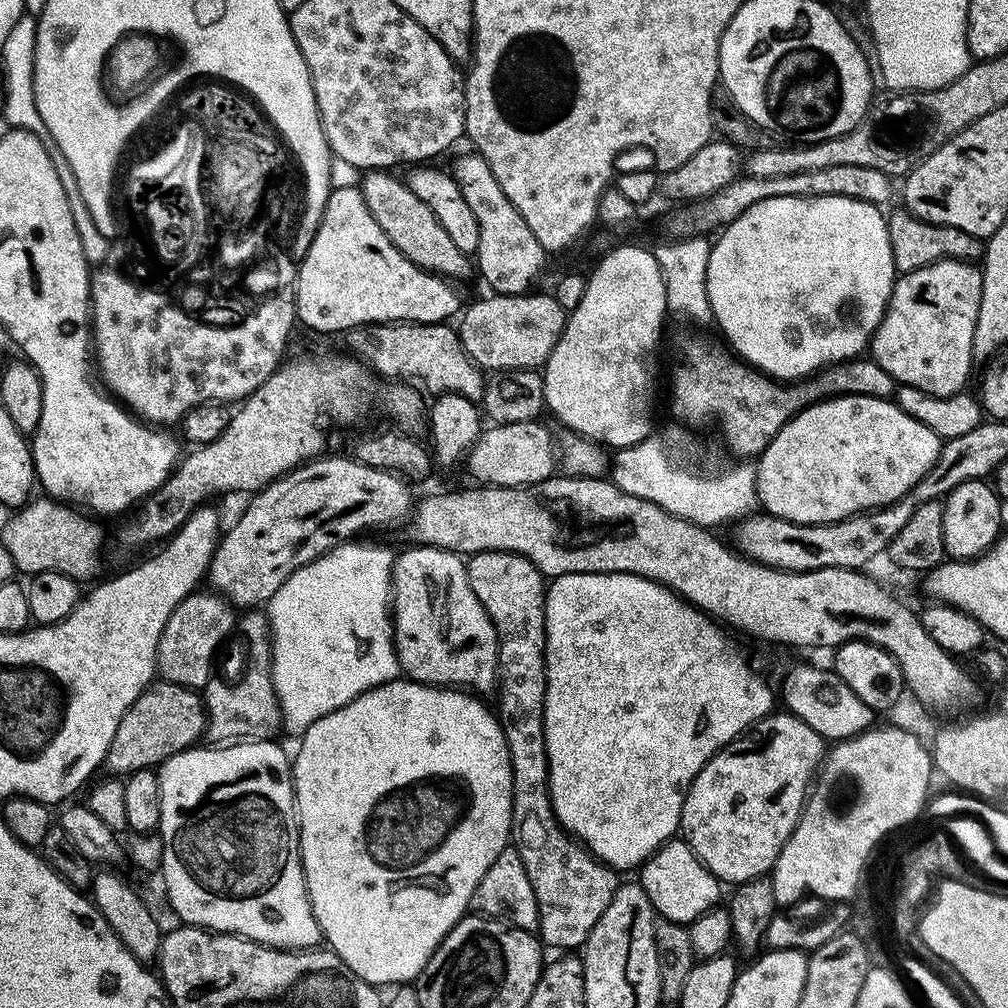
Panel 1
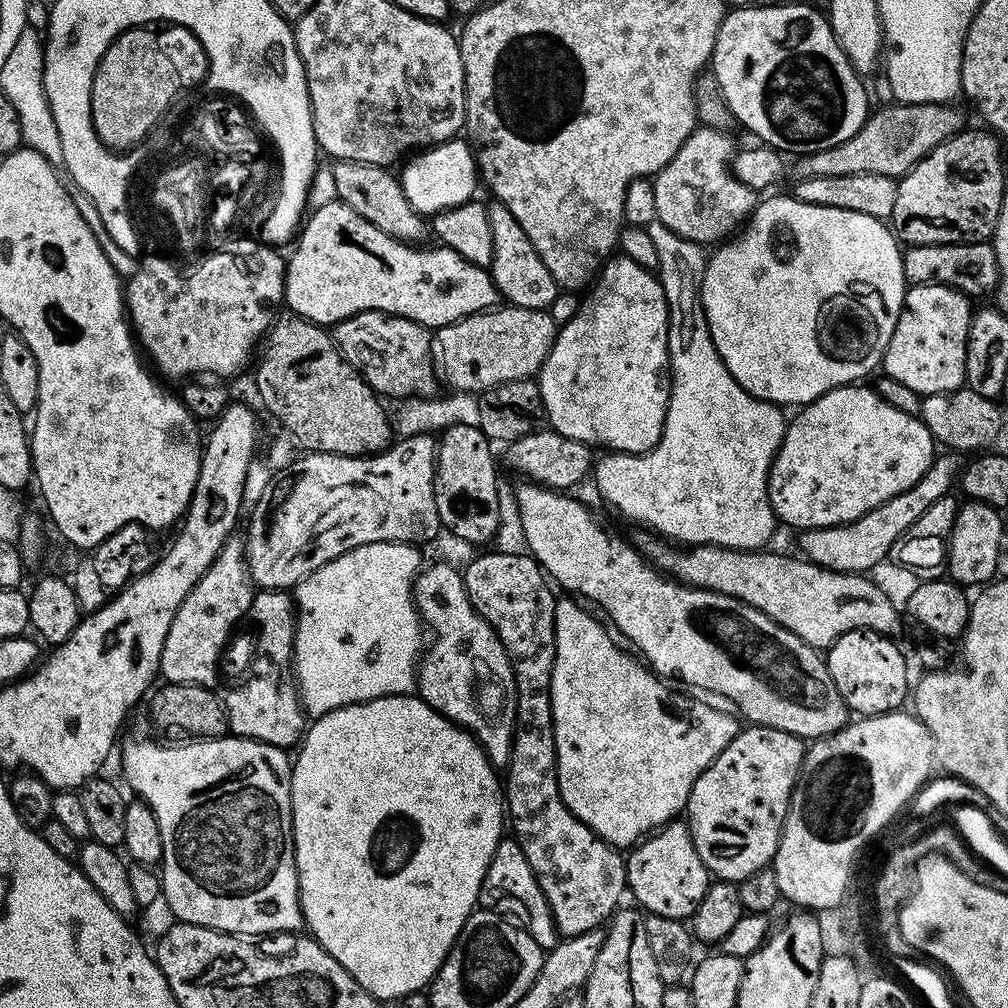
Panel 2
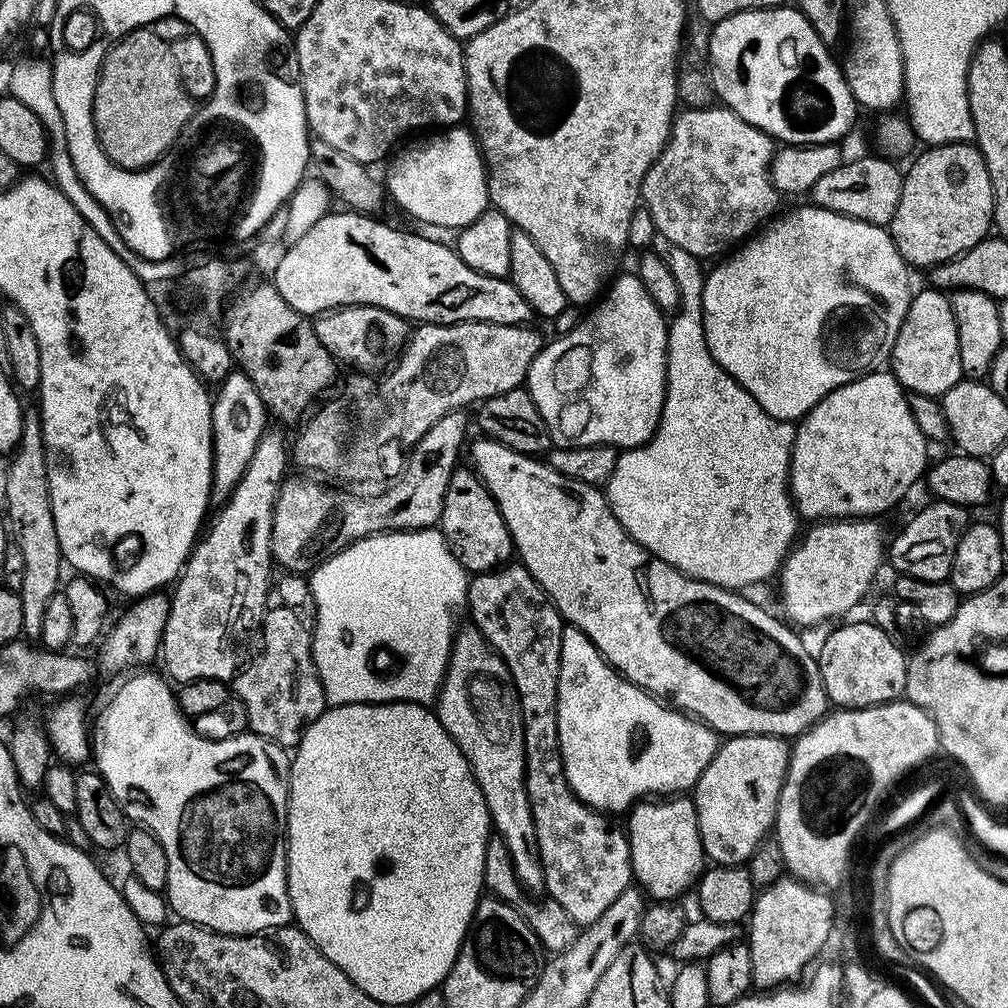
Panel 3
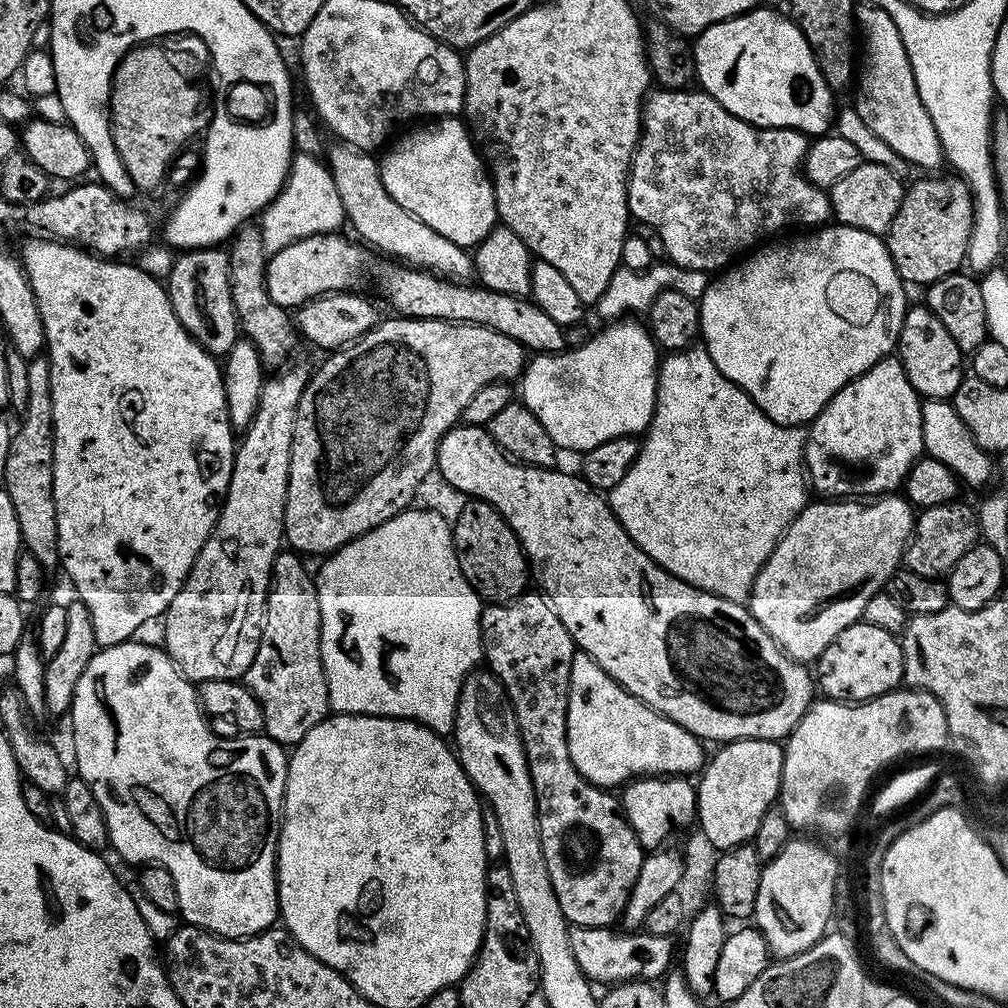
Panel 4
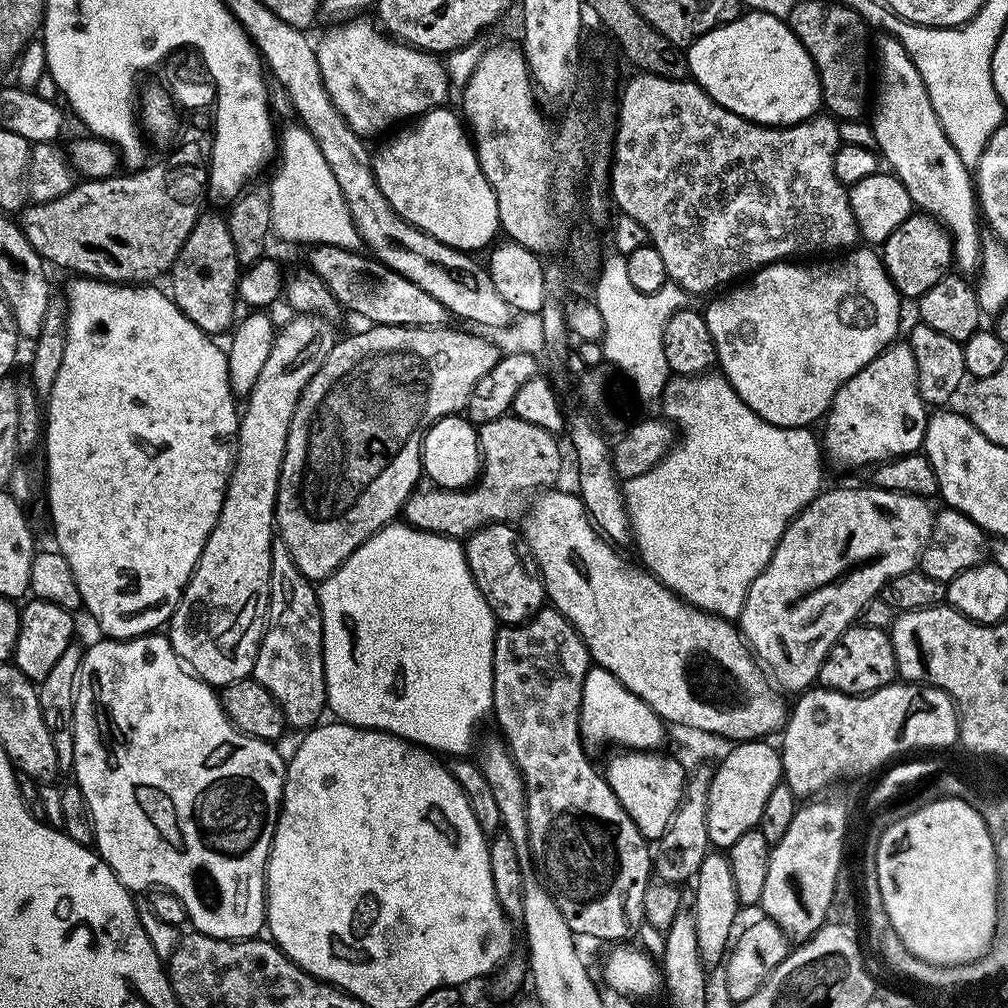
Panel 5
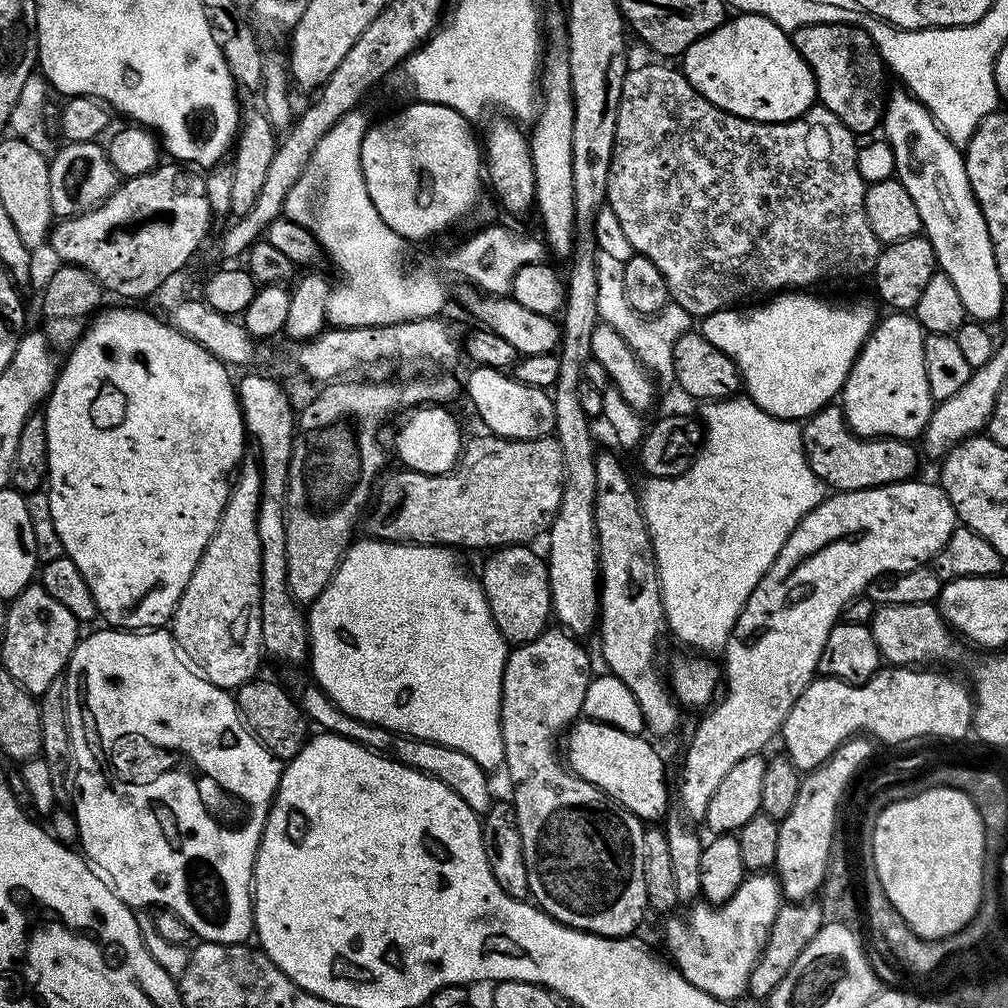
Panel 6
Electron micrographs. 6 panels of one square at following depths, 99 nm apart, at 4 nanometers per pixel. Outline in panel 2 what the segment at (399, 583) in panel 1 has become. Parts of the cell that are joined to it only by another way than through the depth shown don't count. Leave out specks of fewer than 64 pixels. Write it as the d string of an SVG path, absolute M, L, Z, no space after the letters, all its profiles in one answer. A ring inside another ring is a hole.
M432 564L429 568L428 565L421 567L412 585L412 598L416 602L416 611L420 613L421 621L426 625L427 631L429 628L436 635L432 640L432 649L429 652L427 649L419 661L415 691L418 693L420 699L425 700L438 714L442 714L447 720L452 720L459 728L465 728L484 747L484 752L490 758L493 766L507 765L510 754L512 753L512 739L516 733L516 683L514 682L514 670L510 666L510 658L506 654L502 642L494 634L492 627L474 610L470 598L466 594L466 586L464 585L461 569L459 567L451 568L448 564Z

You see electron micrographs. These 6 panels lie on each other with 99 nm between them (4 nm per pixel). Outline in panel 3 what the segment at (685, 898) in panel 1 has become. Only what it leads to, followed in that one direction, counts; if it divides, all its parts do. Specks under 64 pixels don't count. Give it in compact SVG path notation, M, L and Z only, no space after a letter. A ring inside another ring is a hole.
M691 795L648 798L627 813L626 835L635 883L653 901L676 902L699 881L706 867L702 838L696 821L696 802Z

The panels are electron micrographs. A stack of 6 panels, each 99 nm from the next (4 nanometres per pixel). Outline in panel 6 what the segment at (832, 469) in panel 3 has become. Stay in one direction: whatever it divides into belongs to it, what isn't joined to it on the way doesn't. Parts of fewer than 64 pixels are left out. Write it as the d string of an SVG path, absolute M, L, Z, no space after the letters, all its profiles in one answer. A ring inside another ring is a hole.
M888 314L879 321L869 334L863 350L852 363L850 374L844 383L842 407L849 428L865 438L891 438L915 441L923 437L928 419L932 417L934 401L930 394L930 382L926 378L926 354L924 353L925 330L912 314Z

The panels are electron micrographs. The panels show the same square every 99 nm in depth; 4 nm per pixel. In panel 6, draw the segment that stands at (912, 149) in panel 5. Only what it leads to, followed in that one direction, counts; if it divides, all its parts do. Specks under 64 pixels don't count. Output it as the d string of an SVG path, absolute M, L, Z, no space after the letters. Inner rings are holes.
M907 90L899 91L887 97L882 121L883 139L894 150L895 179L918 209L923 235L932 244L939 271L954 282L965 313L973 321L989 322L1002 308L1006 285L998 274L986 218L982 218L982 210L966 178L963 151L946 138L918 97Z

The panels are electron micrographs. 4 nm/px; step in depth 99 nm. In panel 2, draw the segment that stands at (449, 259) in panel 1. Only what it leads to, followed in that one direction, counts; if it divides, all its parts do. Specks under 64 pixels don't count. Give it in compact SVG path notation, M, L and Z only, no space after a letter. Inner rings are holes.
M337 161L332 167L336 183L337 199L350 206L356 213L366 218L372 225L396 240L404 243L420 244L429 233L425 217L409 204L399 179L387 167L360 164L352 161Z

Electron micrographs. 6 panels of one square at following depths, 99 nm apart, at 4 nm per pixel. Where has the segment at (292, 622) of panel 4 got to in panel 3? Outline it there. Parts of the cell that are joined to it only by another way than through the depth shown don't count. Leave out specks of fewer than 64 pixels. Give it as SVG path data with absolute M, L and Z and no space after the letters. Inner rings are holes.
M284 574L280 581L268 589L268 607L264 613L264 649L252 660L252 665L241 667L230 681L231 691L240 699L244 716L248 719L247 731L279 744L285 750L295 749L302 734L324 712L326 701L320 675L312 657L312 630L316 626L316 603L312 597L311 583L300 574Z

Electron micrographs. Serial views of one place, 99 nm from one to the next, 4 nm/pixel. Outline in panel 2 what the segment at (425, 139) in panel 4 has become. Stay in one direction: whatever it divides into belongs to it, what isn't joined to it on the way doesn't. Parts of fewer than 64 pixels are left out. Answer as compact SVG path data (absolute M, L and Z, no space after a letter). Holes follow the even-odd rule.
M453 138L441 144L433 144L430 148L417 151L408 162L398 172L398 179L410 206L418 213L445 212L448 208L465 204L477 195L478 165L467 139Z

